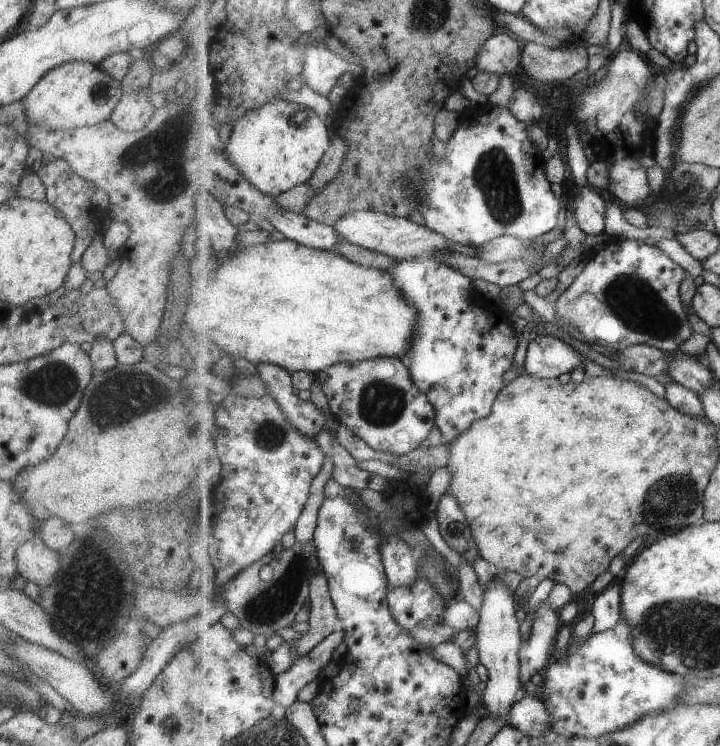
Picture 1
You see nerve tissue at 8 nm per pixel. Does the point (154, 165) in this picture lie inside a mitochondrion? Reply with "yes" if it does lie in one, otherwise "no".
yes

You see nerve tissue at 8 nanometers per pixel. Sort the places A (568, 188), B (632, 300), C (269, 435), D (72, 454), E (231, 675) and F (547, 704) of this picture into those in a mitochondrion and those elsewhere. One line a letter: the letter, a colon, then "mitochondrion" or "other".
A: other
B: mitochondrion
C: mitochondrion
D: other
E: other
F: other

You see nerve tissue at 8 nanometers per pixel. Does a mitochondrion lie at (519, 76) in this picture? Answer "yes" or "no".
no

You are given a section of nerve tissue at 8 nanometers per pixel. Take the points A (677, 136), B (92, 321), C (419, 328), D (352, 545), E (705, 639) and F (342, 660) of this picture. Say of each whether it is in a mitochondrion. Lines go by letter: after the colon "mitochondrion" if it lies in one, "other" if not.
A: other
B: other
C: other
D: mitochondrion
E: mitochondrion
F: other

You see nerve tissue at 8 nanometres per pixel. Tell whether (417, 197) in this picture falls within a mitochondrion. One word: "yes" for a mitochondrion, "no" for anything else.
no

